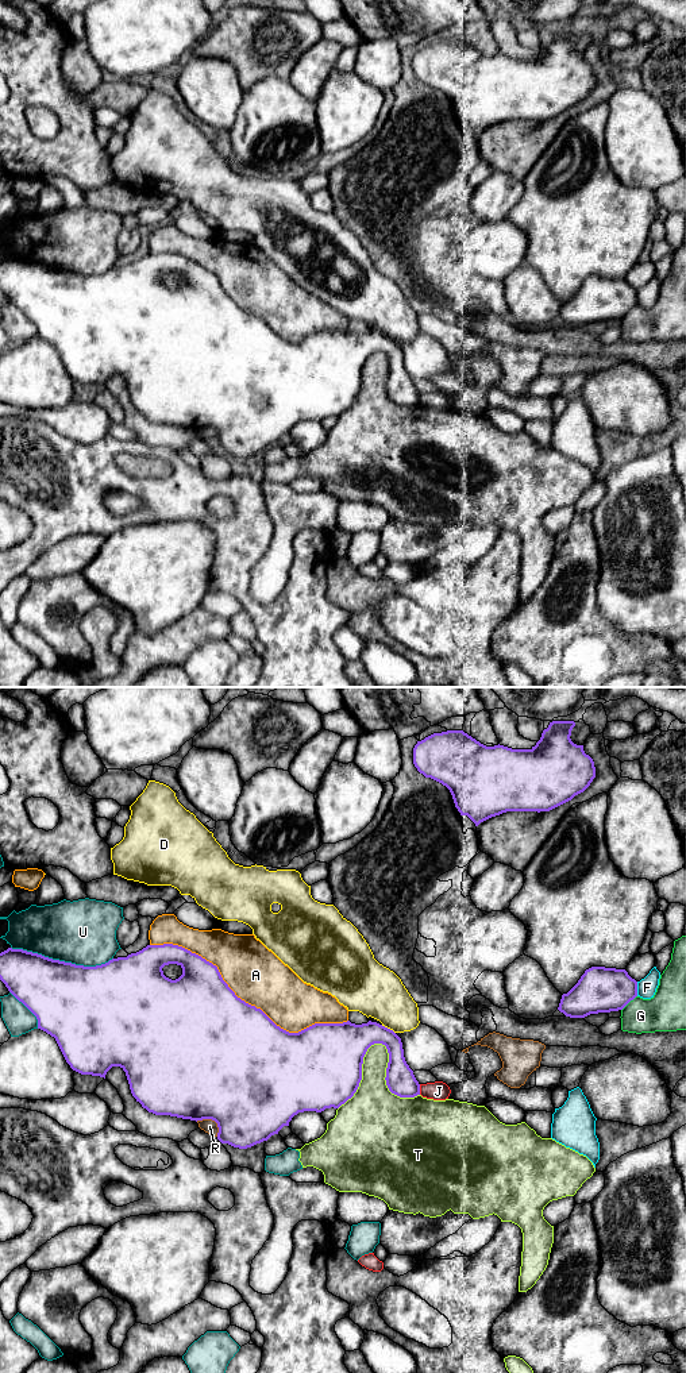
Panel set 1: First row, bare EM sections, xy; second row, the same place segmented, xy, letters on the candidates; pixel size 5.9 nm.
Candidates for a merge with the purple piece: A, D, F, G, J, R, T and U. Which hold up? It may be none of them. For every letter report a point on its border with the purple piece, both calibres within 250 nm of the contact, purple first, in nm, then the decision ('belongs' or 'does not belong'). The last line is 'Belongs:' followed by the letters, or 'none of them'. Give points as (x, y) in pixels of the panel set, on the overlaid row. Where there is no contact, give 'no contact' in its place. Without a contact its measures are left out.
A: xy (243, 1001) | 500/320 nm | does not belong
D: xy (386, 1028) | 240/320 nm | does not belong
F: xy (636, 988) | 280/110 nm | does not belong
G: xy (628, 1002) | 280/240 nm | does not belong
J: xy (419, 1090) | 170/110 nm | does not belong
R: xy (212, 1119) | 500/90 nm | does not belong
T: xy (382, 1044) | 300/160 nm | does not belong
U: xy (62, 961) | 460/380 nm | does not belong
Belongs: none of them

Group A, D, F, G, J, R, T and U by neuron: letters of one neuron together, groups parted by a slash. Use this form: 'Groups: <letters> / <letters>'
Groups: A / D / F / G / J / R / T U

